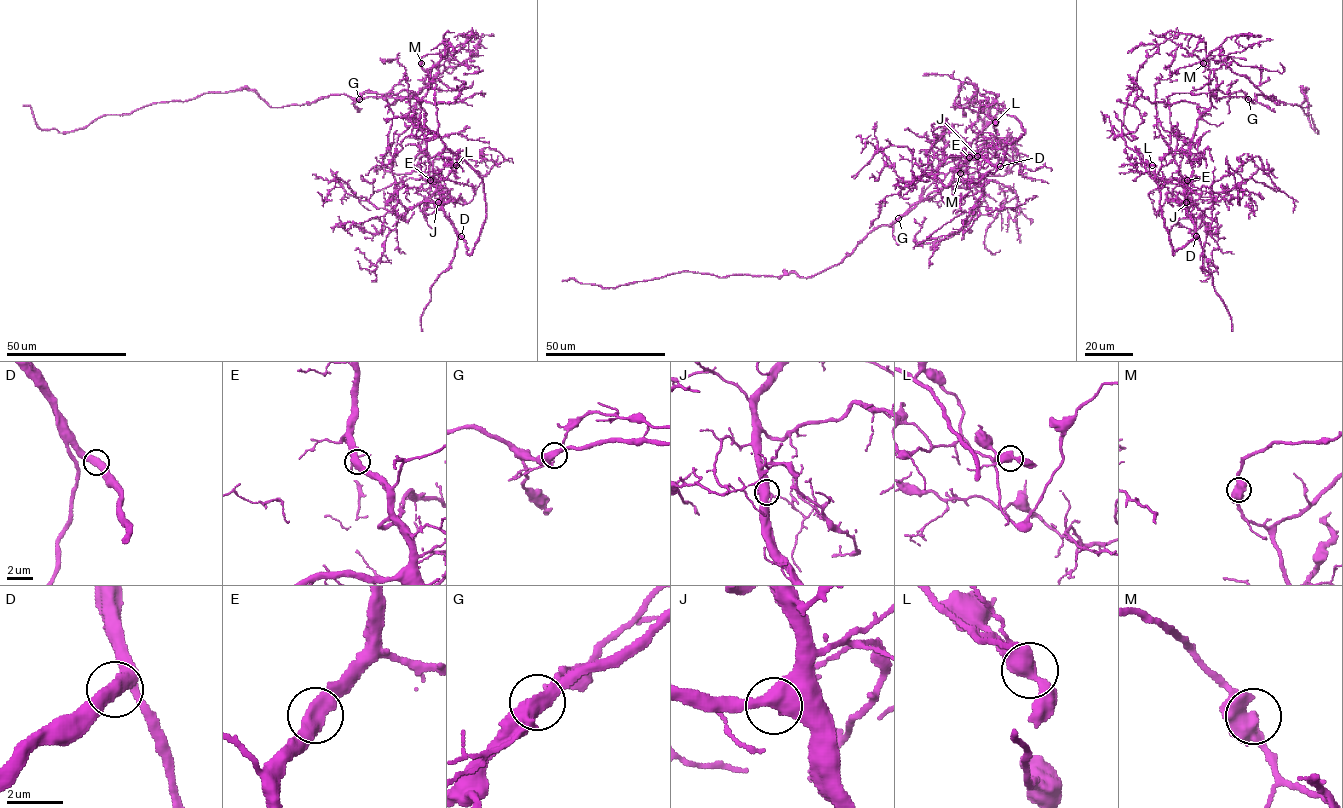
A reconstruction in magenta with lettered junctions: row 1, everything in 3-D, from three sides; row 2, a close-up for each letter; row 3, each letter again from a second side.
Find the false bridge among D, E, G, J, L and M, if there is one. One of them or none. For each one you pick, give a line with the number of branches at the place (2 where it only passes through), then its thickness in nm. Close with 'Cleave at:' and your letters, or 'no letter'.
G: 2 | 500 nm
Cleave at: G

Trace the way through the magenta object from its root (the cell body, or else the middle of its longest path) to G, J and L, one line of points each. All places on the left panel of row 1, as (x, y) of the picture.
G: (415, 106), (418, 97), (412, 92), (402, 98), (359, 99)
J: (415, 106), (415, 118), (426, 146), (429, 180), (440, 196), (438, 202)
L: (415, 106), (429, 180), (444, 216), (470, 254), (486, 216), (484, 183), (446, 149), (442, 159), (456, 165)

